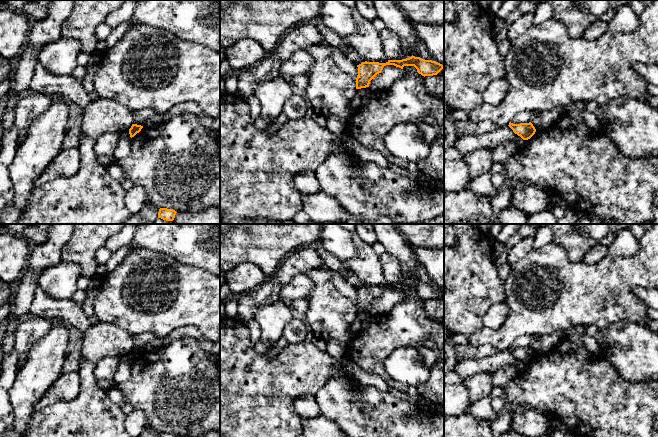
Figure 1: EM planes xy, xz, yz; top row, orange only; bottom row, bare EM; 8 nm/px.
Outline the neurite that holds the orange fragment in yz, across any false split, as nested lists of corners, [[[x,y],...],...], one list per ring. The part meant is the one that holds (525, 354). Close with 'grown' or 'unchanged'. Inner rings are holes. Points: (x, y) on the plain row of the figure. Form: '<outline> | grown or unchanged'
[[[510,346],[508,350],[523,364],[530,363],[536,356],[536,353],[531,346],[520,348],[513,348]]] | unchanged

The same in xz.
[[[415,280],[402,284],[388,284],[386,287],[365,285],[357,289],[358,299],[355,305],[356,313],[369,311],[370,305],[377,298],[381,297],[383,291],[386,289],[394,289],[401,293],[403,293],[404,290],[414,290],[417,293],[417,296],[424,301],[437,299],[442,293],[444,293],[444,289],[436,285],[425,284]]] | unchanged

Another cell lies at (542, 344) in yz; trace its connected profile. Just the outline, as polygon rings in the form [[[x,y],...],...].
[[[562,329],[553,331],[550,334],[540,335],[535,337],[531,347],[537,354],[545,354],[554,349],[566,336]]]

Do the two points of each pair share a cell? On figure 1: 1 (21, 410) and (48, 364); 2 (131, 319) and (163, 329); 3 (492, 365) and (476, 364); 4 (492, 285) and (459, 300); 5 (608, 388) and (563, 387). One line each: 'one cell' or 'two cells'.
1: one cell
2: one cell
3: one cell
4: one cell
5: one cell

